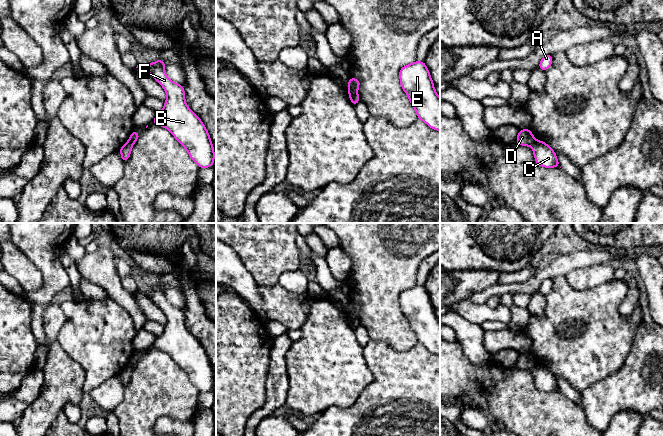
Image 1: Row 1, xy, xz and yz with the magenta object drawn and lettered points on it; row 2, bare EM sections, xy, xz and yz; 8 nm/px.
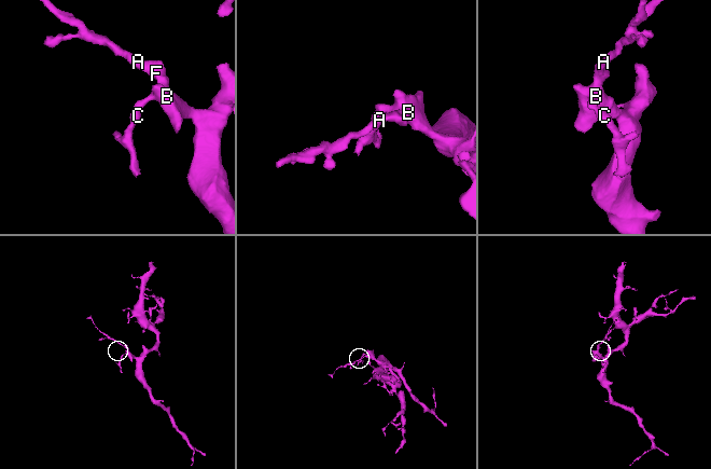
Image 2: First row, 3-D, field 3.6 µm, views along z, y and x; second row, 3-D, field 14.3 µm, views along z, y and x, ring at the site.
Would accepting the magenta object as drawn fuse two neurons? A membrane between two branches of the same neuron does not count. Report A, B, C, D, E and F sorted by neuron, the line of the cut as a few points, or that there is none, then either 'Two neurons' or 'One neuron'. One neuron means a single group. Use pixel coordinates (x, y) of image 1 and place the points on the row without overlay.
Groups: A B D E F / C. Split along xz (348, 313), (356, 316). Two neurons

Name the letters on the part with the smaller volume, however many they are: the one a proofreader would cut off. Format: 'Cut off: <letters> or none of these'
Cut off: C

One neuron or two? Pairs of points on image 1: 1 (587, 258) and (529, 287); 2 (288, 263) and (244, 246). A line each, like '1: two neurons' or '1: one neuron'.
1: one neuron
2: one neuron

